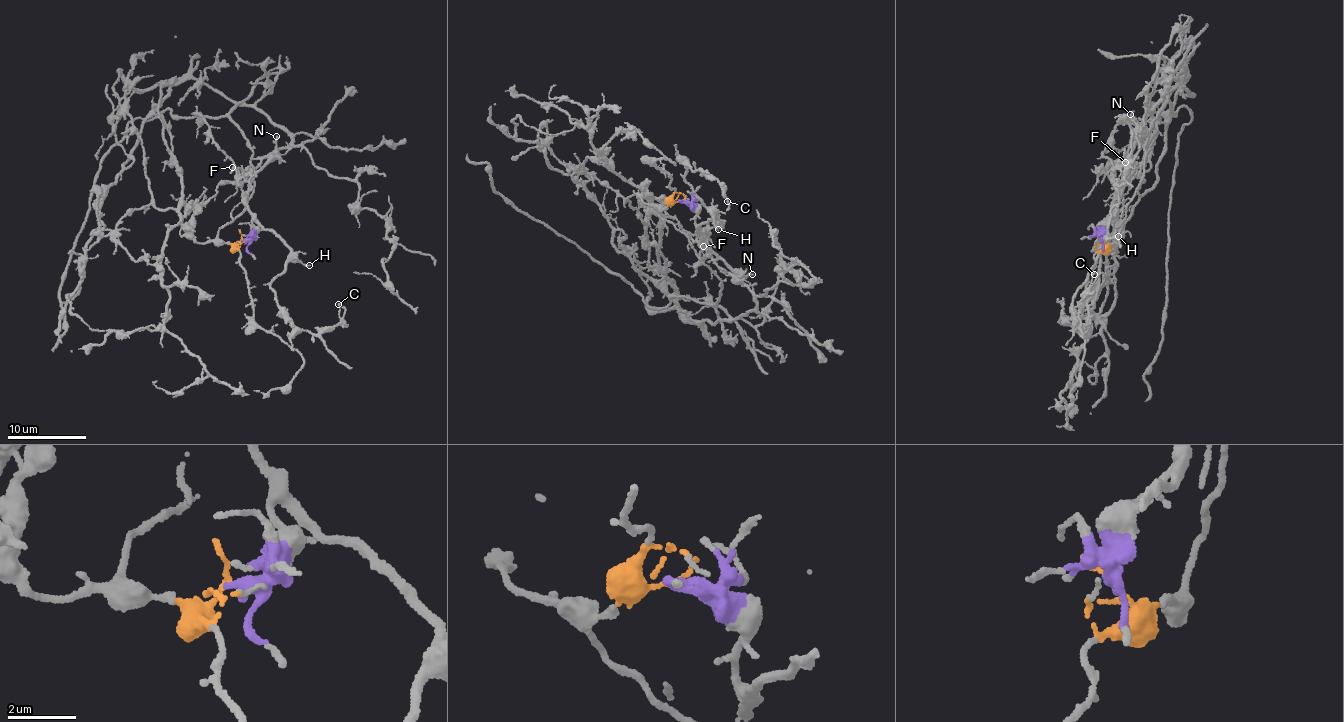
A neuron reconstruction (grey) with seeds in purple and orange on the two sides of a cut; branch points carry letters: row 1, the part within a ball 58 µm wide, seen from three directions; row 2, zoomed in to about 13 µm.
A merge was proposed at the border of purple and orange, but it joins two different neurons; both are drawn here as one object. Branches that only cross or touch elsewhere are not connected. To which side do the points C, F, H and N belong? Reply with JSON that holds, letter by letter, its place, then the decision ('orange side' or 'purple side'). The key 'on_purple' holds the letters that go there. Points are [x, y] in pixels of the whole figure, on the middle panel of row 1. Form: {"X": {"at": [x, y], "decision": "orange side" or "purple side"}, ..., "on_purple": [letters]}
{"C": {"at": [727, 201], "decision": "purple side"}, "F": {"at": [703, 246], "decision": "purple side"}, "H": {"at": [718, 229], "decision": "purple side"}, "N": {"at": [752, 274], "decision": "purple side"}, "on_purple": ["C", "F", "H", "N"]}

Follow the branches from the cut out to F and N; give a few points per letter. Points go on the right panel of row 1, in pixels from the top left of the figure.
F: (1102, 239), (1103, 224), (1117, 208), (1114, 169), (1125, 163)
N: (1102, 239), (1100, 235), (1104, 222), (1117, 208), (1121, 179), (1134, 138), (1136, 123), (1131, 114)

